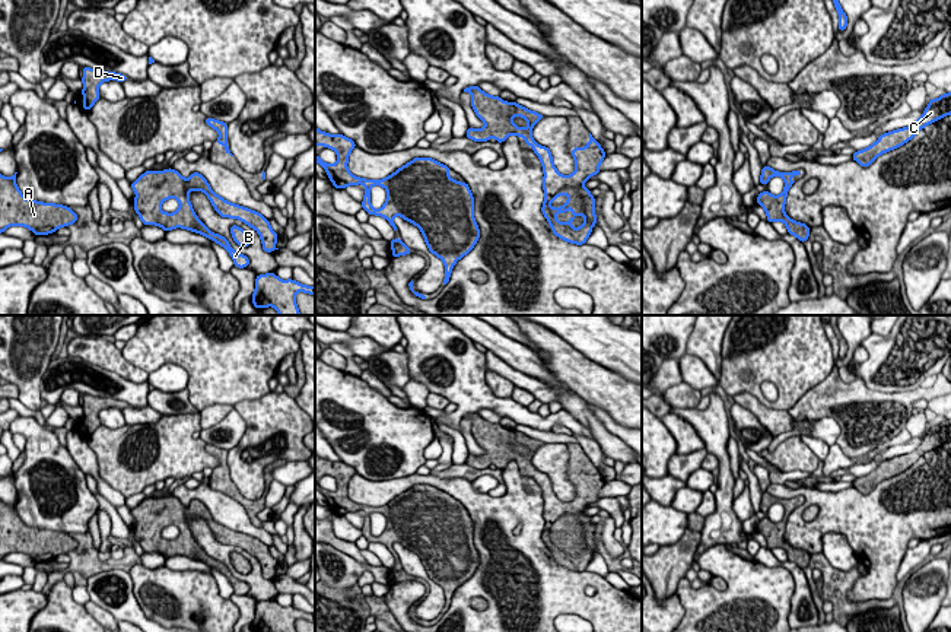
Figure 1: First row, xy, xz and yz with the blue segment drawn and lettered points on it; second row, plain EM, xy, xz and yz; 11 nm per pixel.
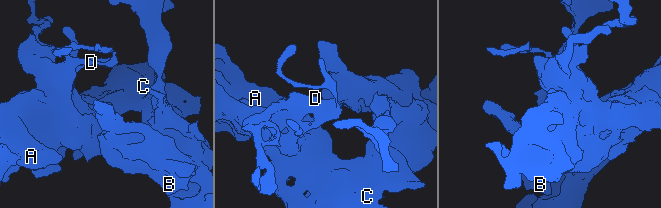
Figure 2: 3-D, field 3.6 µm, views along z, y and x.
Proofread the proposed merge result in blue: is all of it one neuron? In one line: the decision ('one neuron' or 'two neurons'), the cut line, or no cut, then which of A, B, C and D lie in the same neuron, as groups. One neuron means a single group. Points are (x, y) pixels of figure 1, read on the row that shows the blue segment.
one neuron; cut none; groups A B C D

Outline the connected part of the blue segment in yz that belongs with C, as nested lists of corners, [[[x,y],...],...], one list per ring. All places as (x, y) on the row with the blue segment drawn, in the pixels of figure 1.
[[[951,92],[938,99],[931,98],[926,109],[912,126],[884,133],[869,147],[853,153],[852,159],[861,166],[869,166],[880,155],[897,149],[912,140],[923,127],[951,114]]]

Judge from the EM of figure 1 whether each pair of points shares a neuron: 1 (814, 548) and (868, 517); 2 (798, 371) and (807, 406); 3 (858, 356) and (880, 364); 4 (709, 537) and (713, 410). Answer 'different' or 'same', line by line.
1: same
2: different
3: different
4: same

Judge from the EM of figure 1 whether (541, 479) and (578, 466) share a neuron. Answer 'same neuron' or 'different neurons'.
same neuron

